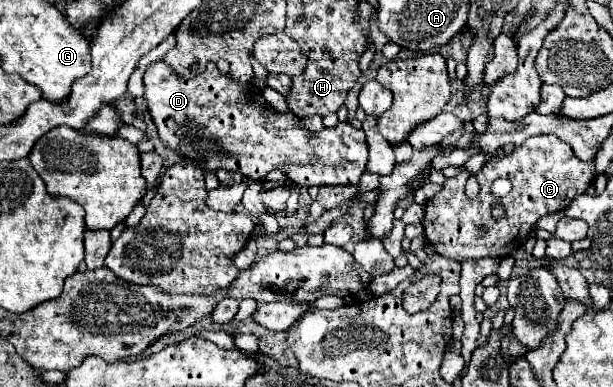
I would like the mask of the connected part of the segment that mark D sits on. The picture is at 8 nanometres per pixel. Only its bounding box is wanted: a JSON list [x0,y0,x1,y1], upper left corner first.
[145,62,367,188]

